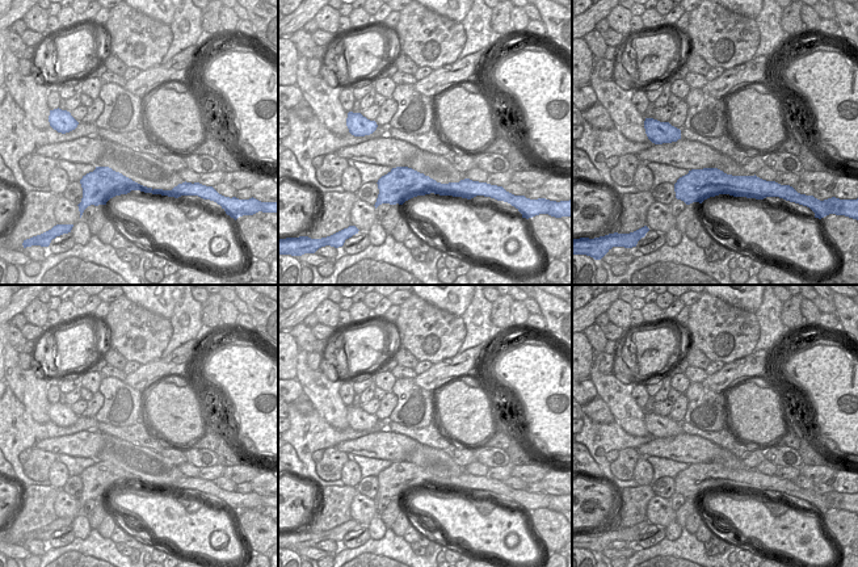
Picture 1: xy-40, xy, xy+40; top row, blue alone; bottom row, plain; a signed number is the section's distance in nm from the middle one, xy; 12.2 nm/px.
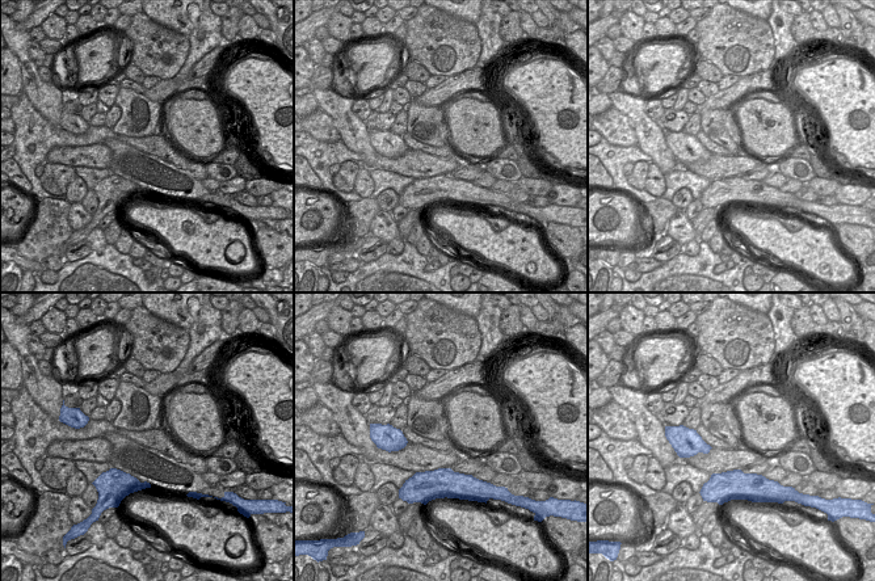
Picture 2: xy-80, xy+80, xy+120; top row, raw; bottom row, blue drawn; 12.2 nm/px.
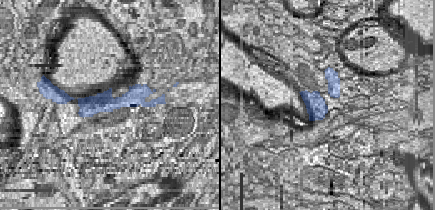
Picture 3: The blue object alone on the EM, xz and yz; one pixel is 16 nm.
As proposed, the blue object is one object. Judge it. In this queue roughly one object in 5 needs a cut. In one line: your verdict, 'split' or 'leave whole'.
split

